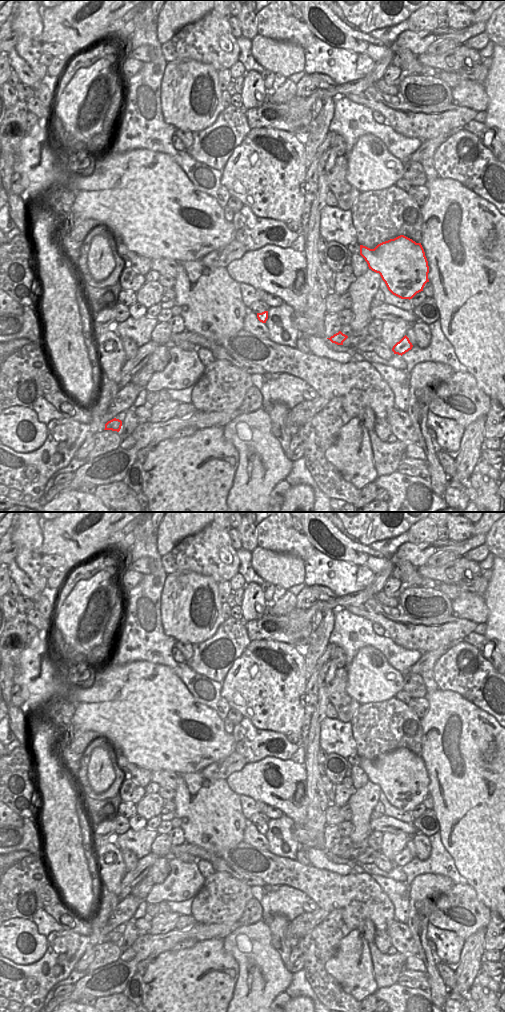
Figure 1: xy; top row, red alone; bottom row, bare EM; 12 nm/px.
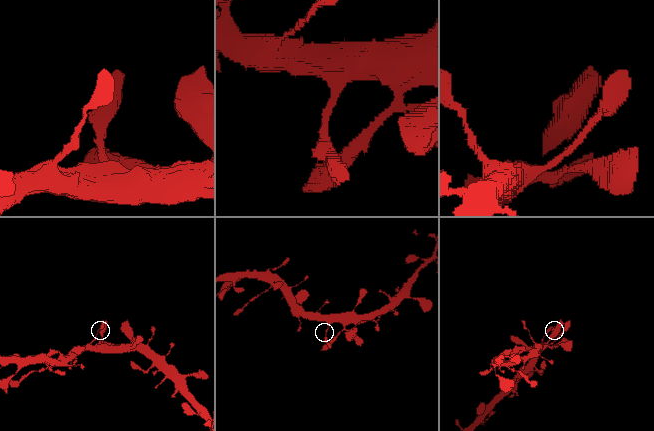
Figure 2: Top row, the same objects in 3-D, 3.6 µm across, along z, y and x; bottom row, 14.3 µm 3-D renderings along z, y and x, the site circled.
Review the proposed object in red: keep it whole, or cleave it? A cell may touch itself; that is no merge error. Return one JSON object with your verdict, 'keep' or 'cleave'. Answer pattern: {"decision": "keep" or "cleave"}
{"decision": "keep"}

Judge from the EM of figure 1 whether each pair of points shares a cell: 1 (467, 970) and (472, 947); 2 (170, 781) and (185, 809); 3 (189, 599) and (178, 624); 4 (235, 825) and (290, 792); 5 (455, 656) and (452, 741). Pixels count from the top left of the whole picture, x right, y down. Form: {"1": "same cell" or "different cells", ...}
{"1": "same cell", "2": "different cells", "3": "same cell", "4": "different cells", "5": "different cells"}

